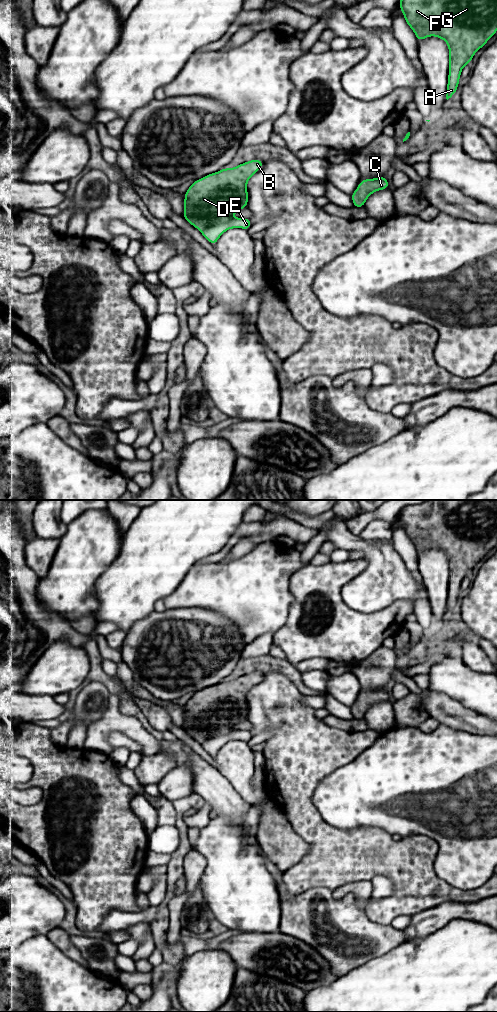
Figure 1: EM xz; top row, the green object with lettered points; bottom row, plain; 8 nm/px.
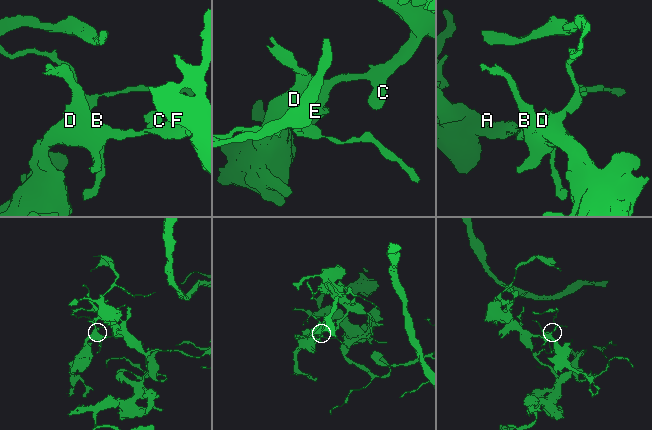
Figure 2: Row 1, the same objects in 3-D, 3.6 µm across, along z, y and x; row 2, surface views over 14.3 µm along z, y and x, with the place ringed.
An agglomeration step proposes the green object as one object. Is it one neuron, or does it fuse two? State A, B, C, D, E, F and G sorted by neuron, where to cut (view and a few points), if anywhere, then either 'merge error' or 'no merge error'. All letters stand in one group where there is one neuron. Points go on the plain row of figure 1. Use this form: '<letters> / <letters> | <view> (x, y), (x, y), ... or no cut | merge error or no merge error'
A B C D F G / E | xz (234, 730), (214, 732), (201, 743) | merge error

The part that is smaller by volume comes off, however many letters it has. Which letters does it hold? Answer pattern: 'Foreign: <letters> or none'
Foreign: E

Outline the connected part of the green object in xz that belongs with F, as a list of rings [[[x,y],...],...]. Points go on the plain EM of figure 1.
[[[427,500],[406,506],[398,518],[417,553],[434,548],[443,551],[449,560],[449,586],[446,611],[457,603],[461,583],[497,544],[497,504],[491,500]]]

